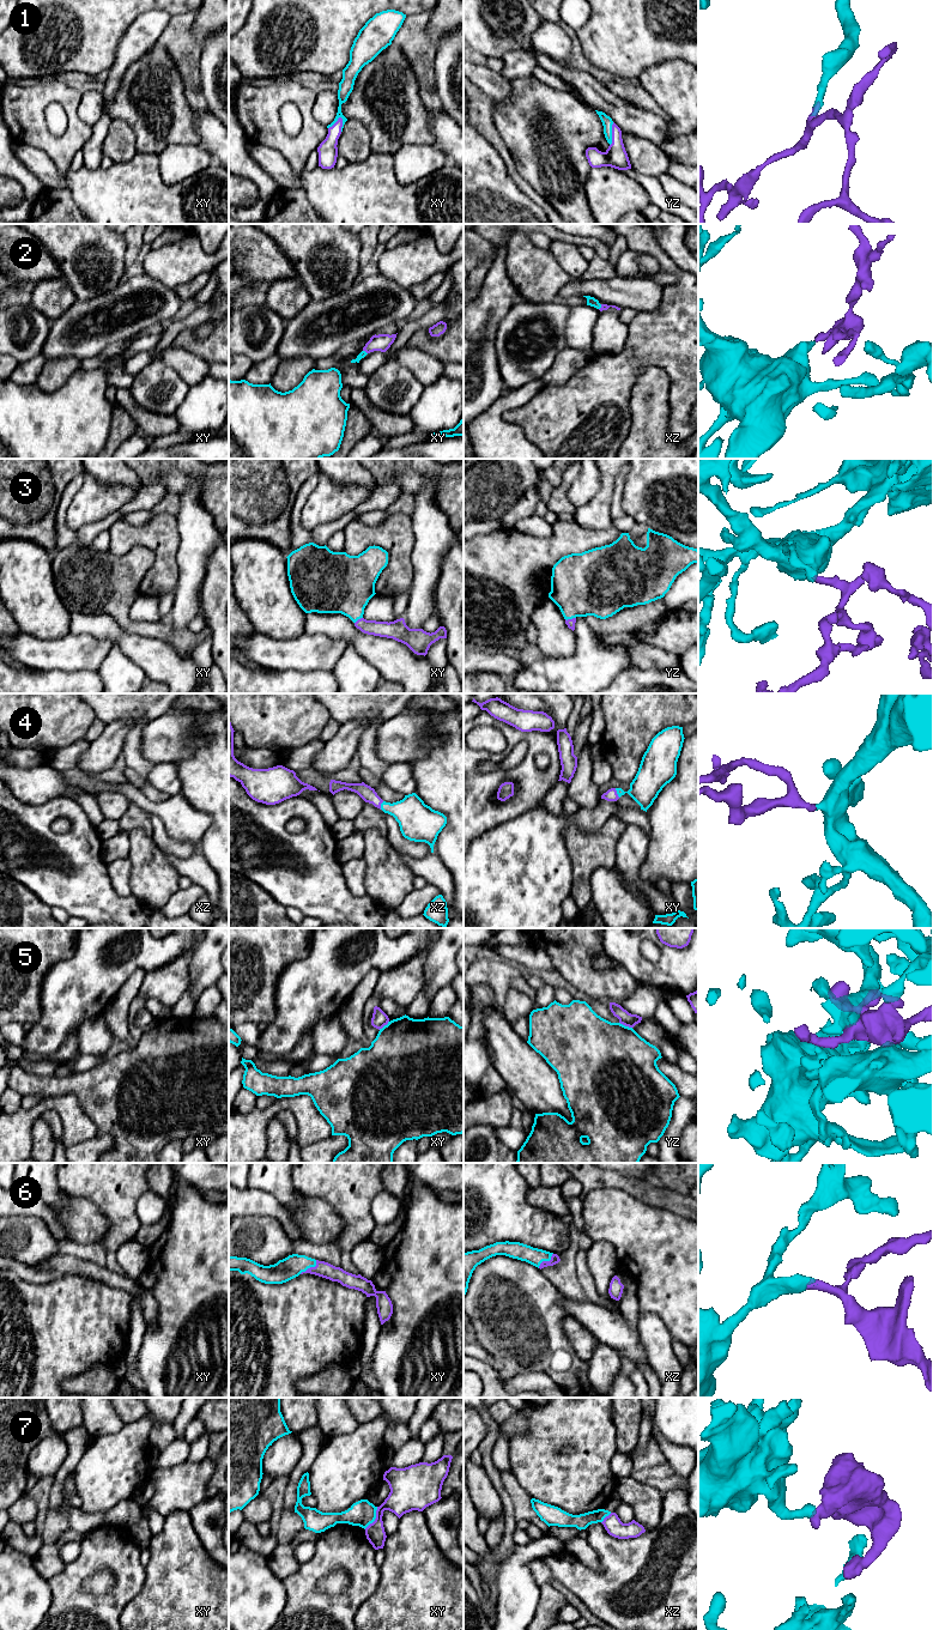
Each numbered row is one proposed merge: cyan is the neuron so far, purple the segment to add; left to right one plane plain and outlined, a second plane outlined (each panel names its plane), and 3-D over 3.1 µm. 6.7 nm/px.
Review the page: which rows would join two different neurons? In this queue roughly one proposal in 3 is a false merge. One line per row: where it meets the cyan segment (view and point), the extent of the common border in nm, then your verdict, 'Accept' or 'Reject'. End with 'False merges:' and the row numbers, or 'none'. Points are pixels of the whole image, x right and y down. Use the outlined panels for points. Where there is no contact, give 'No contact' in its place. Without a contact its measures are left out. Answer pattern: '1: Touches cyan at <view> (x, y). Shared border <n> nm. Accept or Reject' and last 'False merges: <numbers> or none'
1: Touches cyan at xy (335, 121). Shared border 120 nm. Accept
2: Touches cyan at xy (365, 352). Shared border 40 nm. Accept
3: Touches cyan at yz (570, 618). Shared border 70 nm. Accept
4: Touches cyan at xy (617, 793). Shared border 70 nm. Accept
5: Touches cyan at yz (624, 1025). Shared border 100 nm. Accept
6: Touches cyan at xy (309, 1267). Shared border 150 nm. Accept
7: Touches cyan at xy (375, 1518). Shared border 180 nm. Reject
False merges: 7

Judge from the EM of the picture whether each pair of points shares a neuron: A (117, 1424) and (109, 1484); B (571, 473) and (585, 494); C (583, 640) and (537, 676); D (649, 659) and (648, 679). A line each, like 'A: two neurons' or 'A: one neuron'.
A: two neurons
B: two neurons
C: one neuron
D: two neurons

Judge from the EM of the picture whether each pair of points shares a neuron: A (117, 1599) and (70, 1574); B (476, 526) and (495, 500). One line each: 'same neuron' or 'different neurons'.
A: same neuron
B: different neurons

